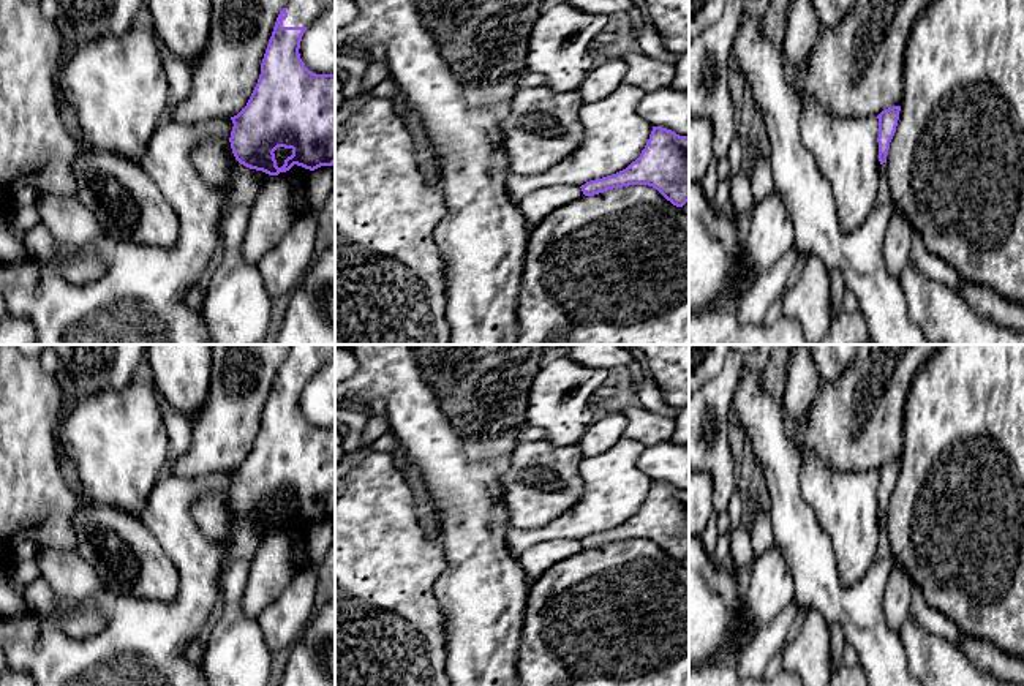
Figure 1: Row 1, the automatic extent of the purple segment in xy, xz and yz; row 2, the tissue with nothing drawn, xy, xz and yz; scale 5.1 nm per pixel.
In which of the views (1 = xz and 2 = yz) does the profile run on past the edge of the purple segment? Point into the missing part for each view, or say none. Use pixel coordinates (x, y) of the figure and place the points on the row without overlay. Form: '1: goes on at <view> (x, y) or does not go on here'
1: does not go on here
2: does not go on here

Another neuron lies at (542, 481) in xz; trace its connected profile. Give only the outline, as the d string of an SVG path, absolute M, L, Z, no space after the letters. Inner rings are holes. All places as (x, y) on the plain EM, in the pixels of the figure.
M548 439L520 441L501 476L503 503L510 525L520 530L539 530L572 509L585 492L578 466L583 454L577 444L556 446Z

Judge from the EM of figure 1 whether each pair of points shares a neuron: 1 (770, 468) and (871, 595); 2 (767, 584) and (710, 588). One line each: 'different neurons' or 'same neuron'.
1: same neuron
2: different neurons

